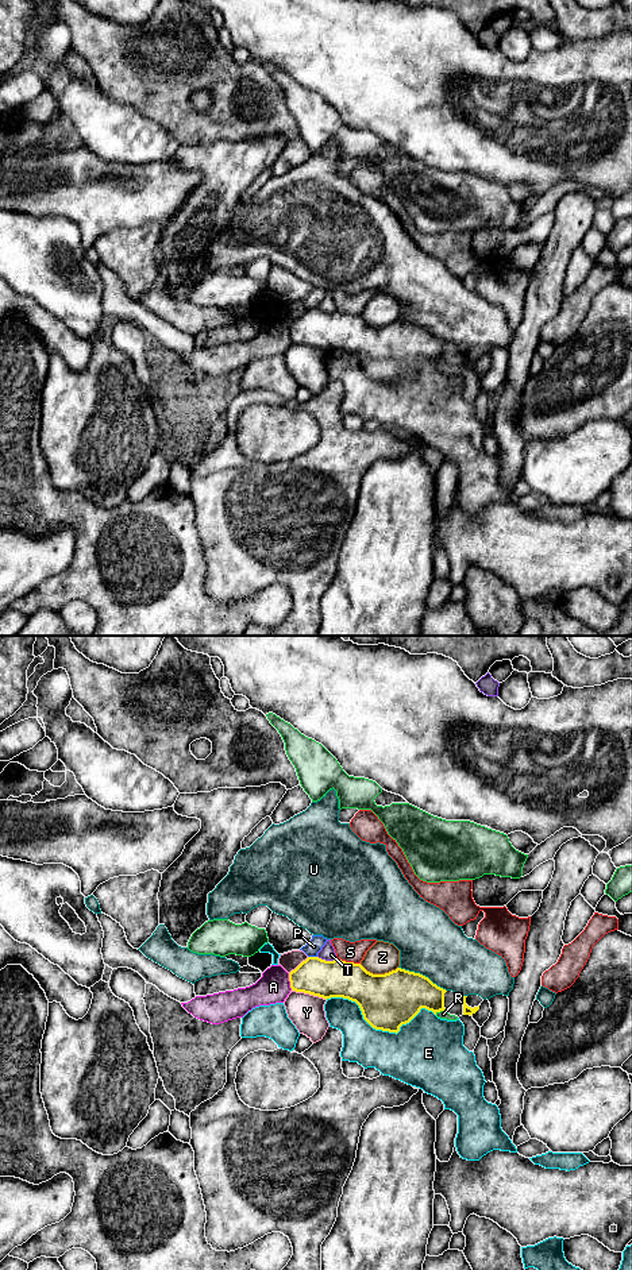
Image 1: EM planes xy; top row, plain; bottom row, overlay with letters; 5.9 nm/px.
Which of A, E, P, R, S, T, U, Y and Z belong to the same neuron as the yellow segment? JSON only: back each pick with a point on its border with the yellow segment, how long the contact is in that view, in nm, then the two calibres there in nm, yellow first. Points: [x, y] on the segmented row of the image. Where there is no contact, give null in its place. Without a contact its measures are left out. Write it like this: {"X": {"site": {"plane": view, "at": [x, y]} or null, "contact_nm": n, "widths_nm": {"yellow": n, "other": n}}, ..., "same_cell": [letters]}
{"same_cell": []}

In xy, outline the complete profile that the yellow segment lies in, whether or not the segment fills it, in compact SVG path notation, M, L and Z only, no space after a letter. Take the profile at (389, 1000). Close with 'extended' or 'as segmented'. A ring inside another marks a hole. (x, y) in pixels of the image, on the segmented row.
M308 957L289 973L289 981L296 992L325 1000L343 997L355 1001L373 1028L396 1034L421 1008L435 1015L446 1011L446 989L420 973L401 968L385 974L373 974L361 964Z; as segmented

